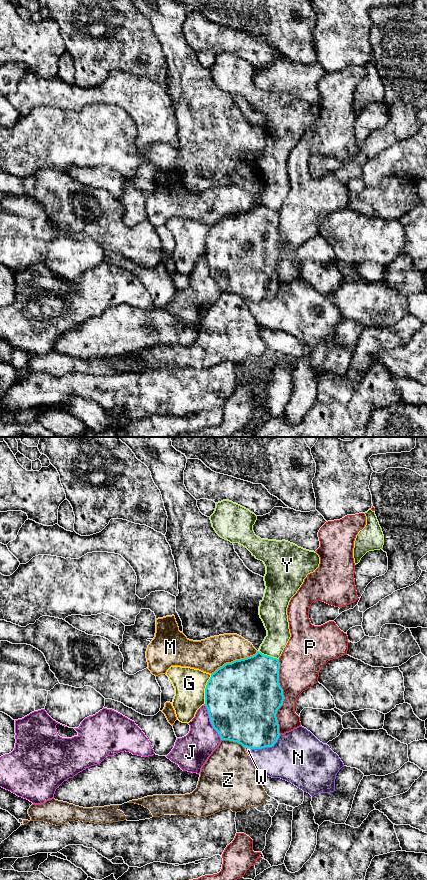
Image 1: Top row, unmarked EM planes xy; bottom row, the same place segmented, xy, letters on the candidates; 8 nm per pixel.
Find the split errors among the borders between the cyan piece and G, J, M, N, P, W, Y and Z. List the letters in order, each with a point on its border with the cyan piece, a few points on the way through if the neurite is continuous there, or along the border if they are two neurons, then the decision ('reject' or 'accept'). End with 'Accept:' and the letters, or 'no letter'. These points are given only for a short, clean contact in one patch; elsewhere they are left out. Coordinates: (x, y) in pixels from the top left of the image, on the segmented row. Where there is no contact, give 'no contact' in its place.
G: meets cyan in xy at (205, 689); reject
J: meets cyan in xy at (210, 721); reject
M: meets cyan in xy at (235, 660); reject
N: meets cyan in xy at (266, 746); border along xy (280, 735), (271, 746), (251, 749); reject
P: meets cyan in xy at (284, 697); reject
W: meets cyan in xy at (248, 747); reject
Y: meets cyan in xy at (268, 656); border along xy (258, 651), (278, 659); reject
Z: meets cyan in xy at (233, 741); reject
Accept: no letter

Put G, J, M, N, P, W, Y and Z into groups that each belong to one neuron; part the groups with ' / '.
G / J / M / N W / P / Y / Z

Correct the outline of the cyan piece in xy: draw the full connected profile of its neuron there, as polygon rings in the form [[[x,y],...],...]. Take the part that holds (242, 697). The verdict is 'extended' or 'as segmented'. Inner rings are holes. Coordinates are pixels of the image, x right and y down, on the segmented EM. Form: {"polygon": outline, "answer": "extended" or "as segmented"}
{"polygon": [[[257,651],[253,656],[224,664],[211,674],[205,688],[205,706],[210,722],[221,740],[237,742],[250,749],[274,746],[280,736],[276,714],[285,699],[279,683],[279,669],[279,659]]], "answer": "as segmented"}

